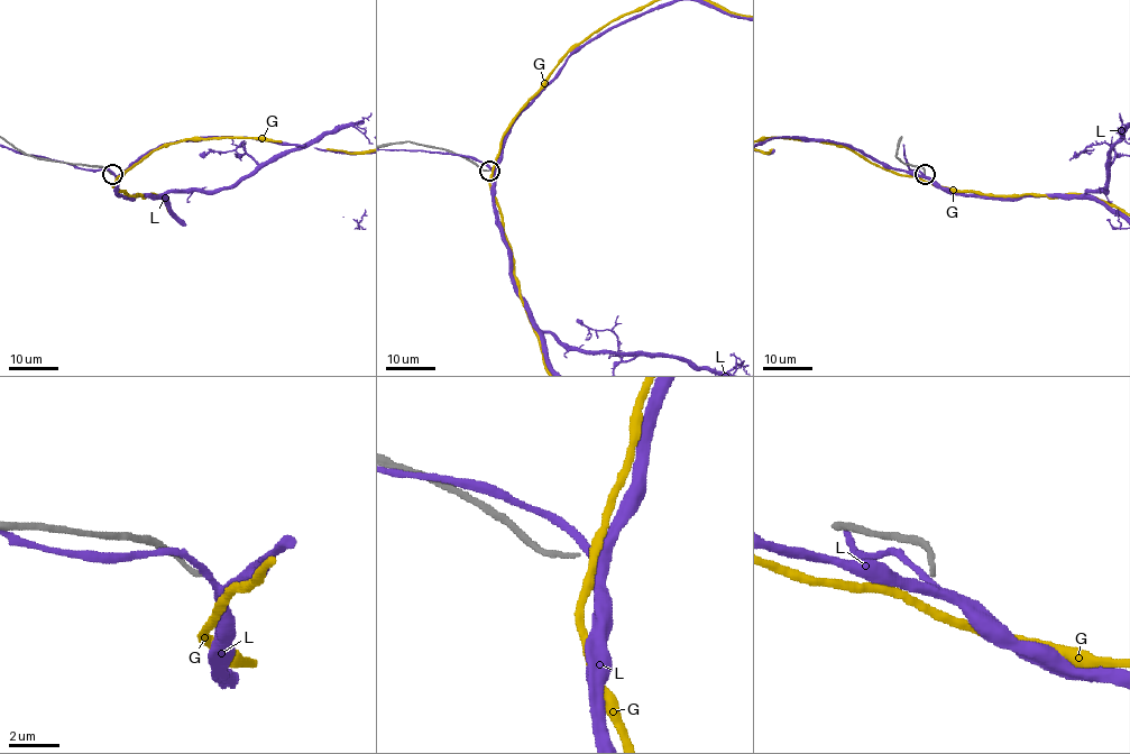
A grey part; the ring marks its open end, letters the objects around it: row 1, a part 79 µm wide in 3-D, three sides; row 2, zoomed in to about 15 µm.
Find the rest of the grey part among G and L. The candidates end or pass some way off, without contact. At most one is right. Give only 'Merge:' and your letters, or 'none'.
Merge: none

